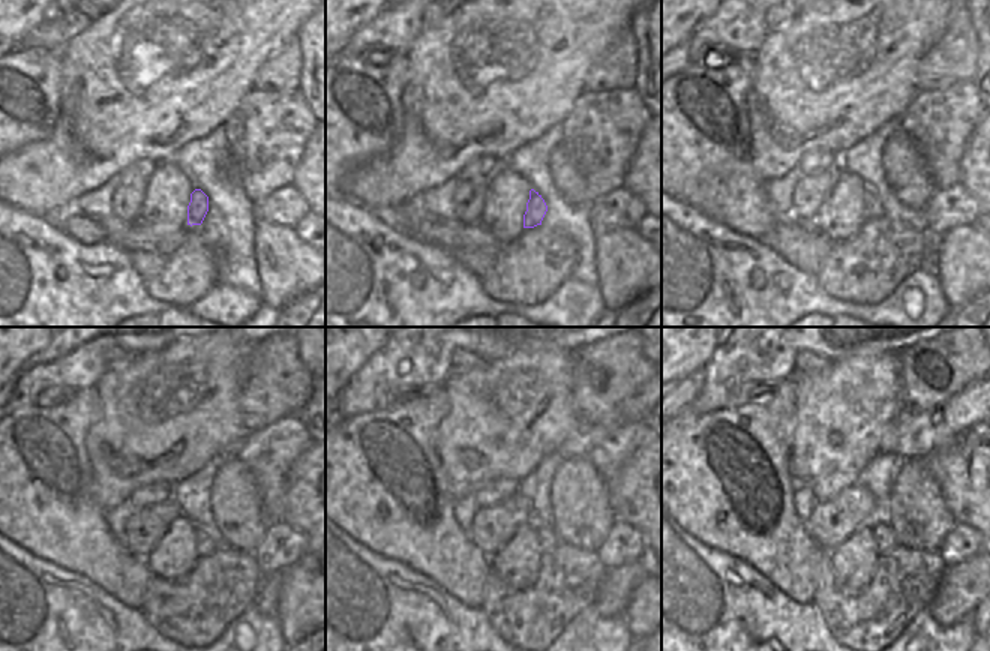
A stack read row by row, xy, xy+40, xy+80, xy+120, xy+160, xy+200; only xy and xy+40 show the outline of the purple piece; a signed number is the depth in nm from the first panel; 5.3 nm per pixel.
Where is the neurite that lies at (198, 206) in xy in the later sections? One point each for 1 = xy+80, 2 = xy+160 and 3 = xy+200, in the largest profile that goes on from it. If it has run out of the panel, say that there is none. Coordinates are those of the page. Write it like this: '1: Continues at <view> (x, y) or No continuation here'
1: Continues at xy+80 (872, 209)
2: Continues at xy+160 (546, 539)
3: Continues at xy+200 (884, 537)

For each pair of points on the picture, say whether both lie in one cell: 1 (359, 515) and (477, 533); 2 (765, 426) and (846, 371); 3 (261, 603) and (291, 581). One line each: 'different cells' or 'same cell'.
1: different cells
2: different cells
3: different cells

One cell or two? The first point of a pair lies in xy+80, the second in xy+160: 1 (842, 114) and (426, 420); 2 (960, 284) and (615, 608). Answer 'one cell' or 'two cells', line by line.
1: two cells
2: two cells

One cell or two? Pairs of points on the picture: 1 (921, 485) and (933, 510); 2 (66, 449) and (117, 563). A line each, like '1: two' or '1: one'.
1: one
2: one

